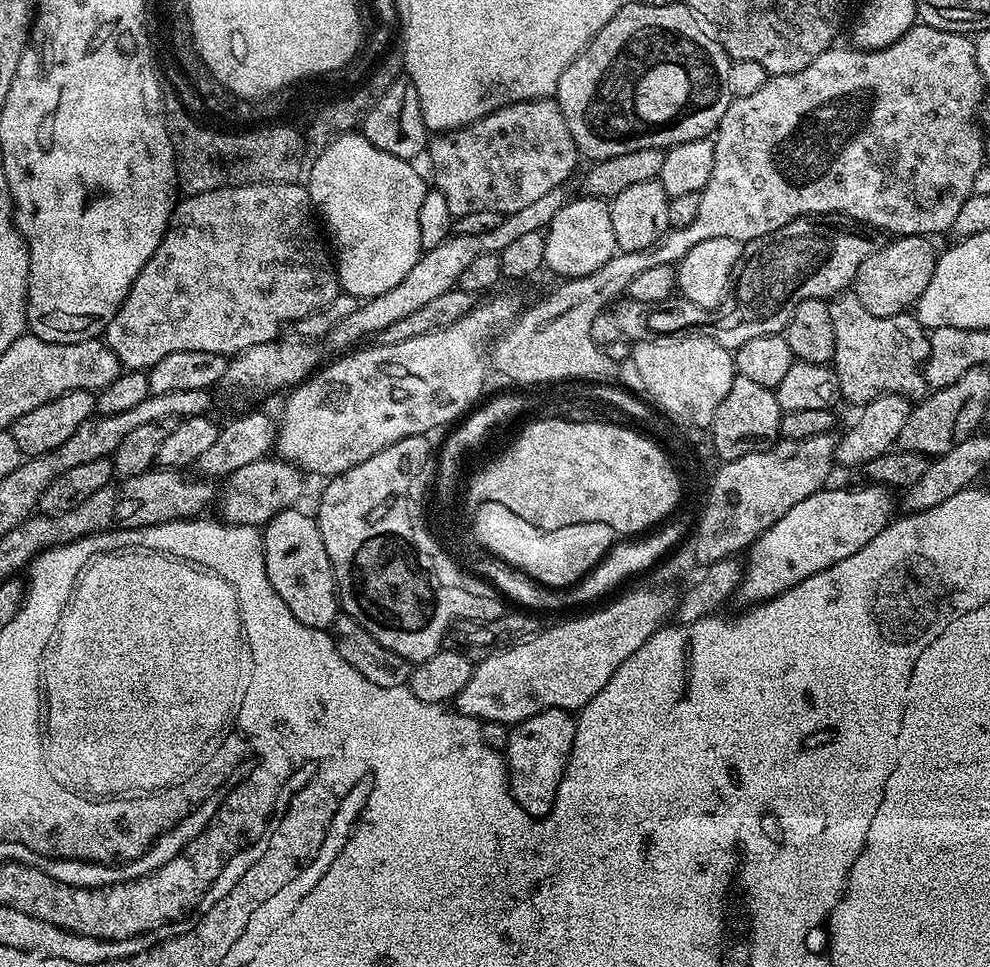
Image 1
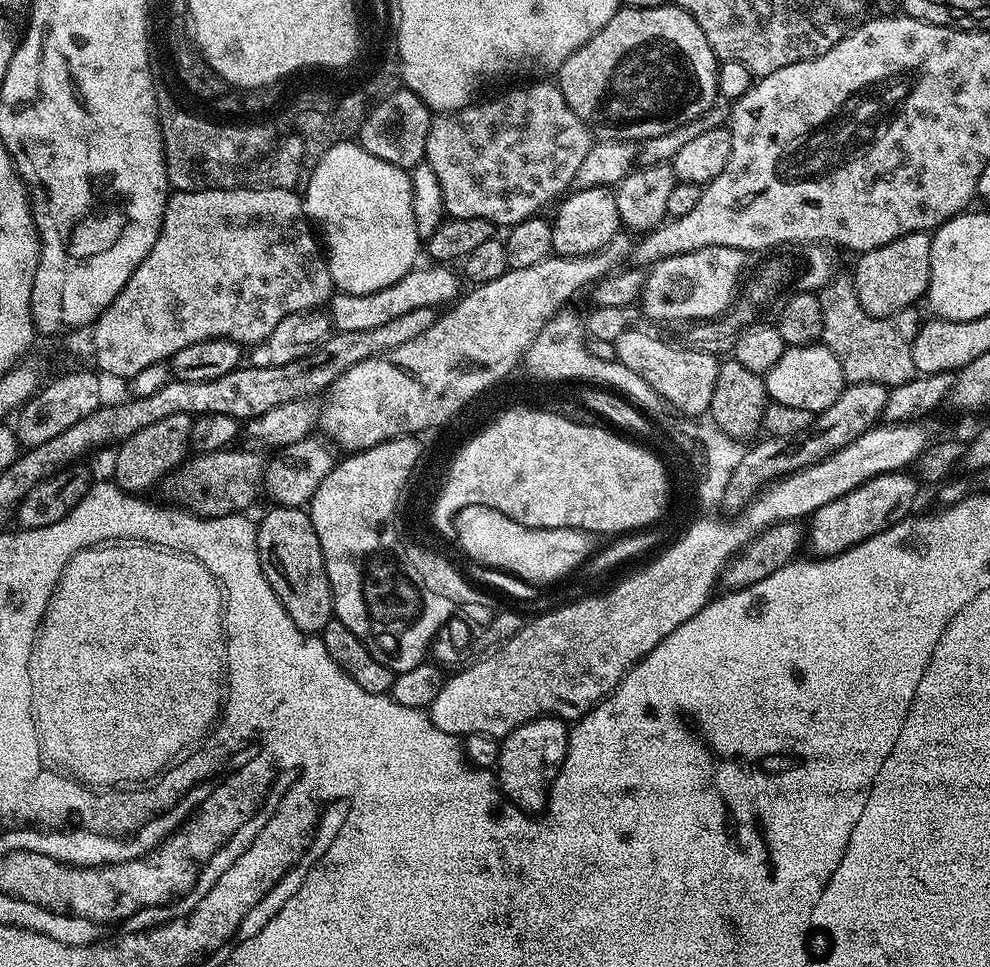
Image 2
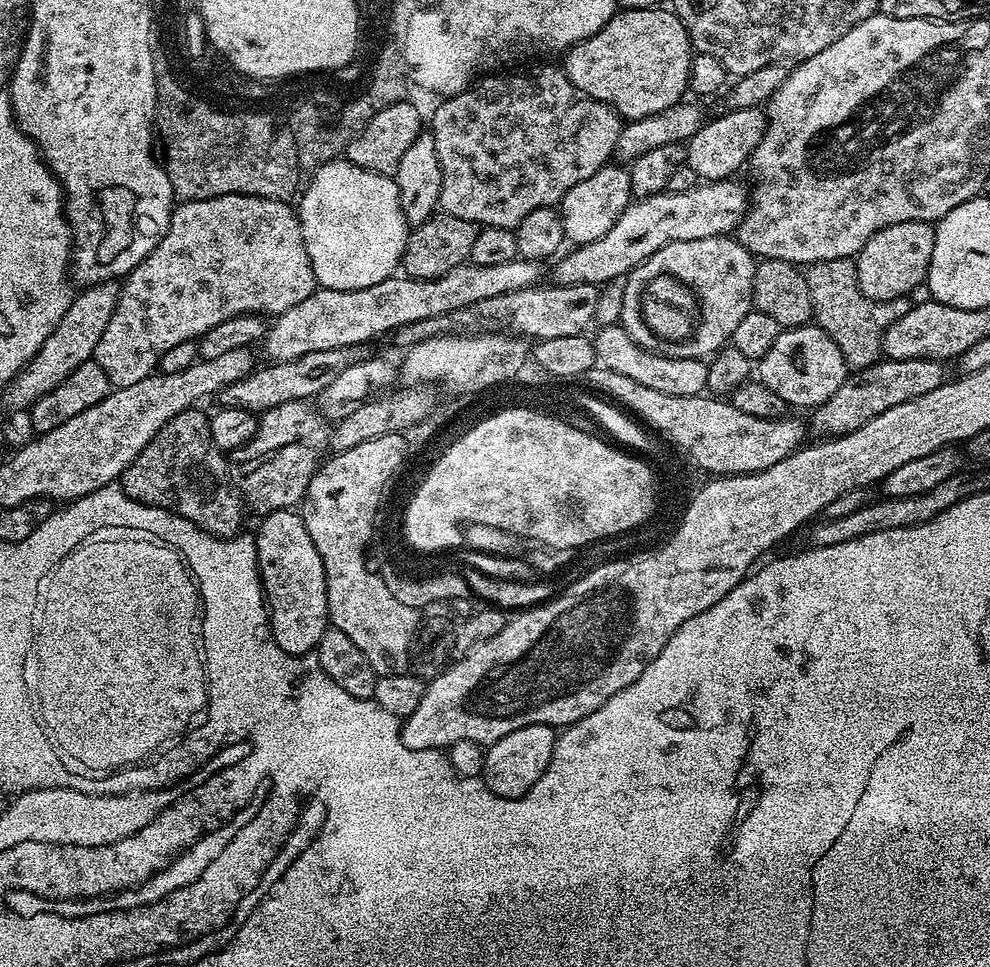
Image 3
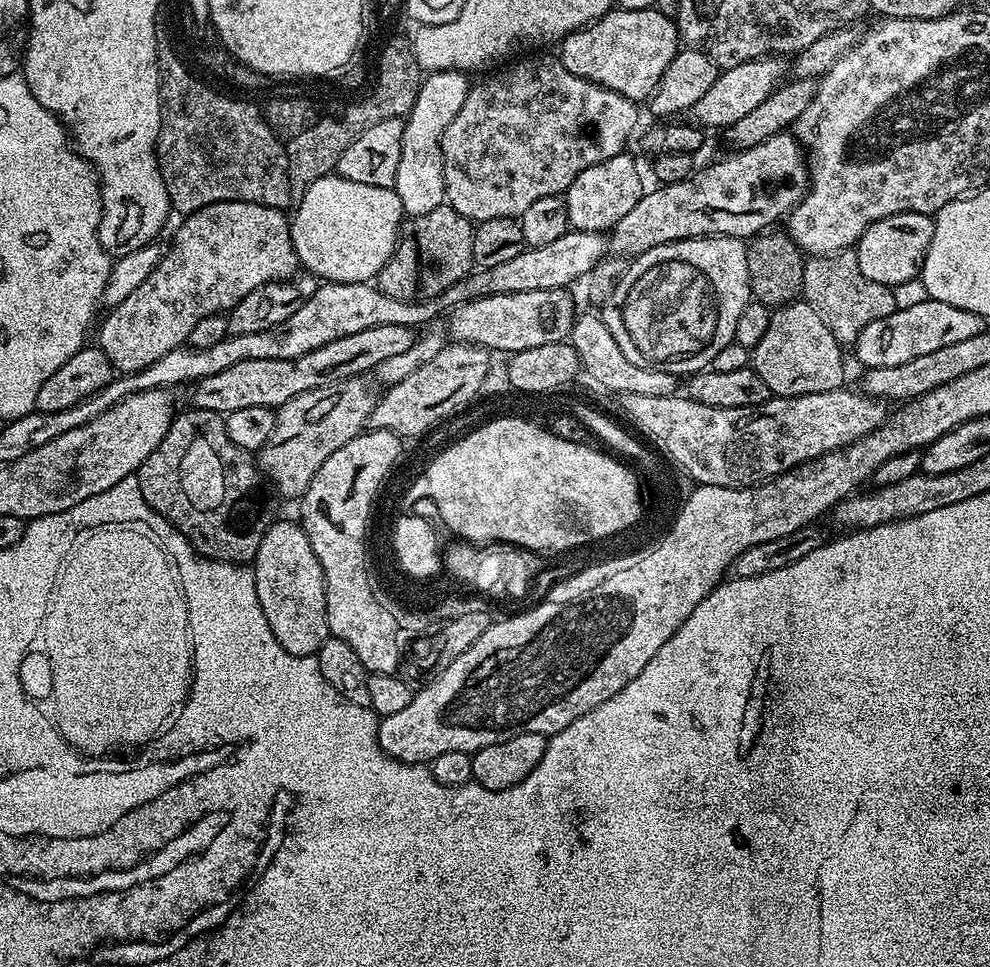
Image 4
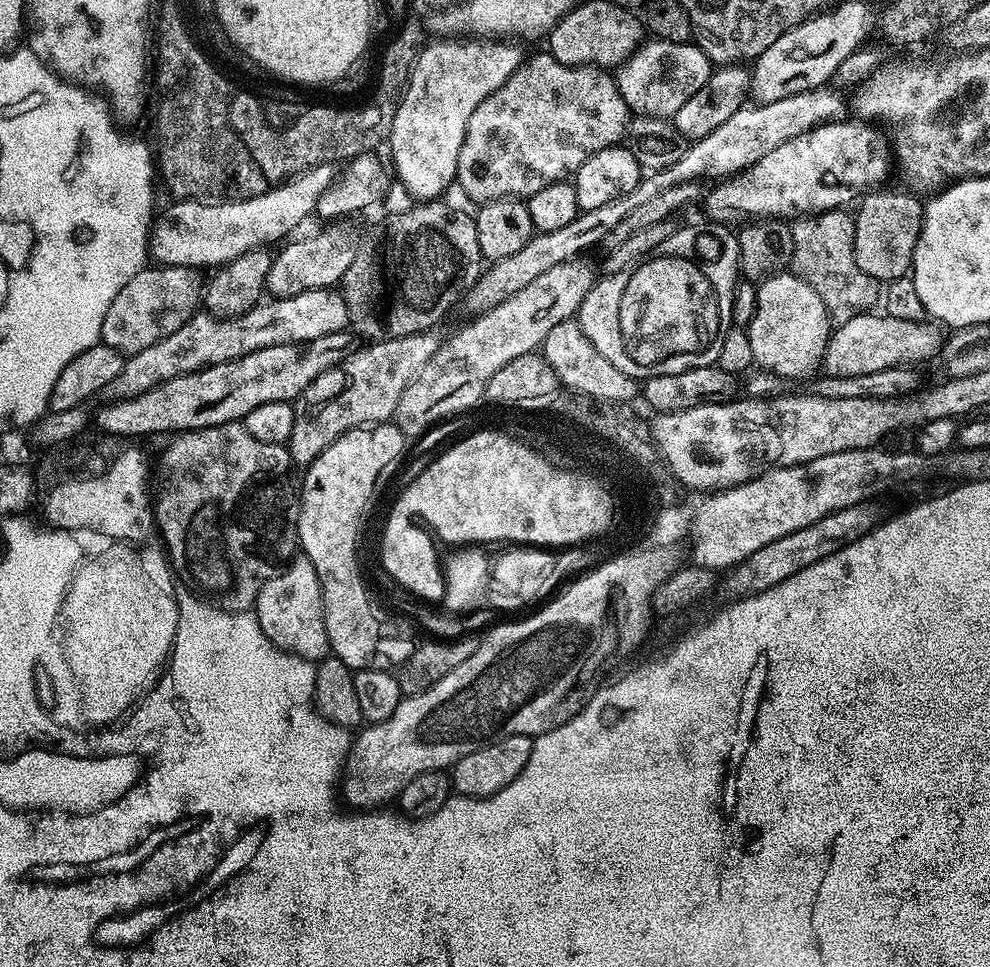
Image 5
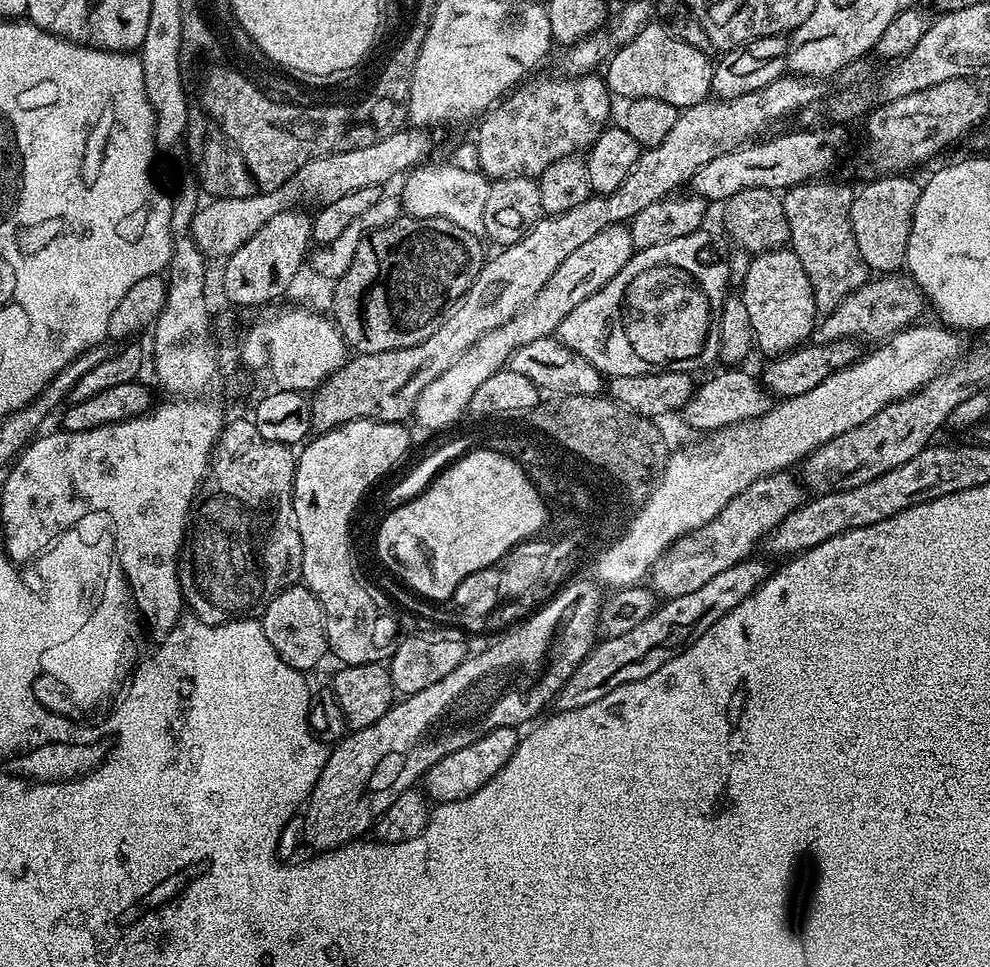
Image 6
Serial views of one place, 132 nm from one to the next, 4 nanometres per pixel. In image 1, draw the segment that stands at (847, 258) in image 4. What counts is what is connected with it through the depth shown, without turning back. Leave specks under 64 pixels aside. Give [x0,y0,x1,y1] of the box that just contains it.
[828,290,929,406]

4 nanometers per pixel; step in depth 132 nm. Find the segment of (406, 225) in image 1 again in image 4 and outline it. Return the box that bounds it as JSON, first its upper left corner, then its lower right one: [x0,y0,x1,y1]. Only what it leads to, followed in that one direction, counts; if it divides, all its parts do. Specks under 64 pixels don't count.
[291,174,405,284]

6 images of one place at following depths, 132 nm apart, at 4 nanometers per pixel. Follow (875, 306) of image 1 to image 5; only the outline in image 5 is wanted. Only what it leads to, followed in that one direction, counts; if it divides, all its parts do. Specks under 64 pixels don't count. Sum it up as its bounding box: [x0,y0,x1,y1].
[854,190,925,282]

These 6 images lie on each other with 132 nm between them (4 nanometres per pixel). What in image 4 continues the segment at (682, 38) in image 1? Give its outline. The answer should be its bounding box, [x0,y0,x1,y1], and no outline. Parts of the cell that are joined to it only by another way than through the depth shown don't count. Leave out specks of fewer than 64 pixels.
[558,7,682,101]

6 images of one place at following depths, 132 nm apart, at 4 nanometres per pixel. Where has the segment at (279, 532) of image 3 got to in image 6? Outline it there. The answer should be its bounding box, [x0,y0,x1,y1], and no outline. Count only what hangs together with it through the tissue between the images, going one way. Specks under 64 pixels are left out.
[262,582,329,673]

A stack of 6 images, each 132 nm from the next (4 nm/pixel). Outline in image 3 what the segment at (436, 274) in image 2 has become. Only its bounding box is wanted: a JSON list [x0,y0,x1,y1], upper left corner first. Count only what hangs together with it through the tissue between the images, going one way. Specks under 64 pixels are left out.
[262,258,541,361]

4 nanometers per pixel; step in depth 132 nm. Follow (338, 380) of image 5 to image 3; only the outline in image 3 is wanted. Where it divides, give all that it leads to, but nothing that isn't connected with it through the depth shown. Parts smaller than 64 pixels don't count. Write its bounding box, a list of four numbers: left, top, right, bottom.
[228,400,329,514]

